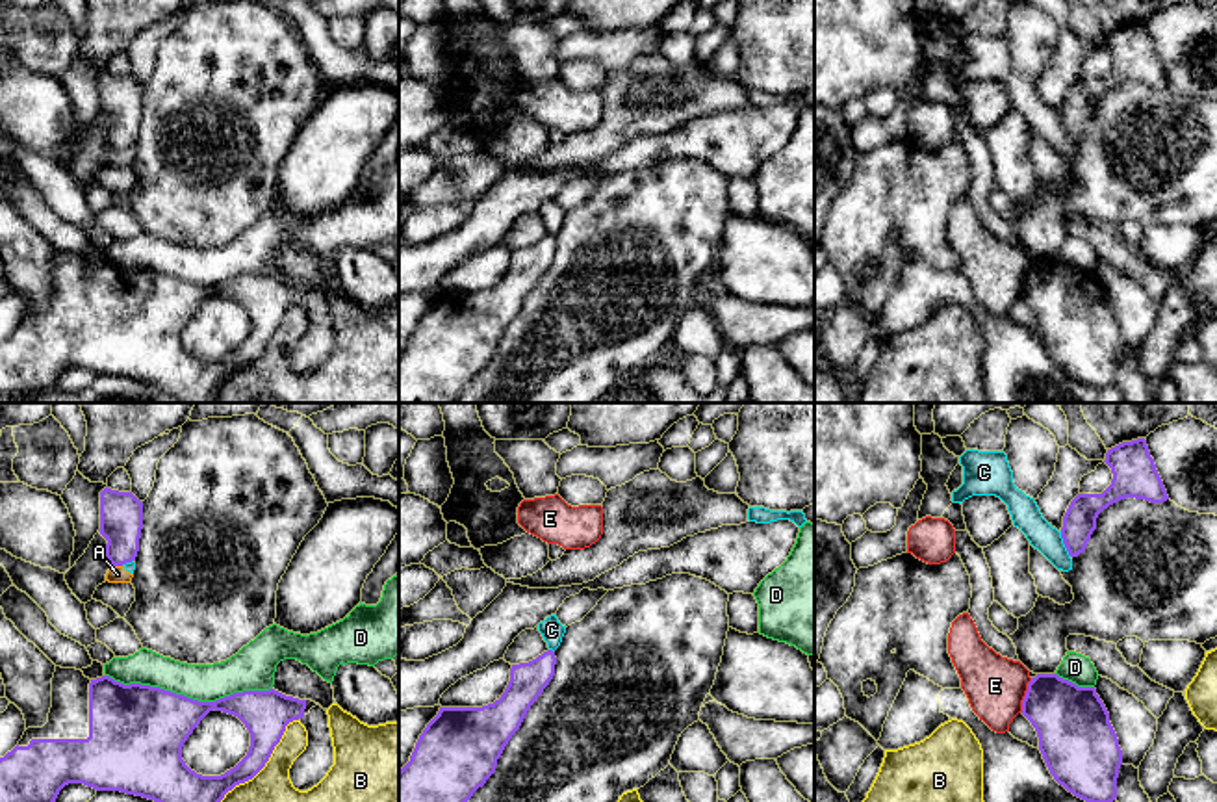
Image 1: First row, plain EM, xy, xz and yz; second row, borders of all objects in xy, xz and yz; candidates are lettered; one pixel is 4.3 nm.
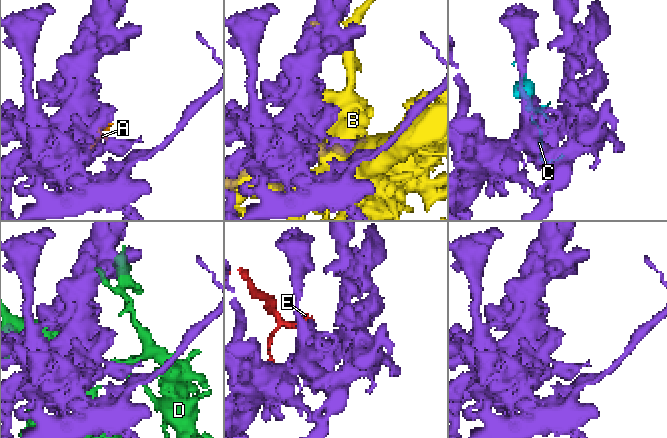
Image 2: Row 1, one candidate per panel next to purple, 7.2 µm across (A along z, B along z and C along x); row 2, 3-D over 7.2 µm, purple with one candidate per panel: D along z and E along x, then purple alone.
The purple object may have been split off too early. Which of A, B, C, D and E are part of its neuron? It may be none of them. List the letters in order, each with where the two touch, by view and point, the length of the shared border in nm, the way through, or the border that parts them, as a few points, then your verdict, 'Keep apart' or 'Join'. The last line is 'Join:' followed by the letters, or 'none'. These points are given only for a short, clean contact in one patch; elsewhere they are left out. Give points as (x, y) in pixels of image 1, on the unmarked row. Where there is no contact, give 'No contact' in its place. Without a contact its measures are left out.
A: Touches purple at xy (117, 149). Shared border 40 nm. Keep apart
B: Touches purple at xy (258, 355). Shared border 550 nm. Keep apart
C: Touches purple at yz (1063, 127). Shared border 120 nm. Boundary: yz (1060, 116), (1062, 127), (1071, 140). Keep apart
D: Touches purple at xy (190, 283). Shared border 700 nm. Keep apart
E: Touches purple at yz (1026, 279). Shared border 160 nm. Keep apart
Join: none

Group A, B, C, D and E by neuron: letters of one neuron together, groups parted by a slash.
A C / B / D / E

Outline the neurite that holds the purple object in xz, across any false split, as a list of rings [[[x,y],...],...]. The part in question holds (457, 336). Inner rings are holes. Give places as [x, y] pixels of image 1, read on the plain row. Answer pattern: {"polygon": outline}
{"polygon": [[[547,234],[529,247],[512,249],[510,265],[493,288],[440,291],[419,319],[410,345],[399,355],[399,403],[455,403],[473,377],[495,356],[505,330],[553,264],[555,249],[555,236]]]}

